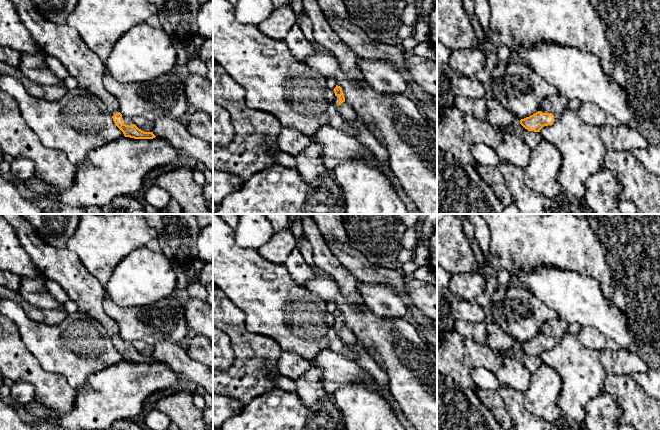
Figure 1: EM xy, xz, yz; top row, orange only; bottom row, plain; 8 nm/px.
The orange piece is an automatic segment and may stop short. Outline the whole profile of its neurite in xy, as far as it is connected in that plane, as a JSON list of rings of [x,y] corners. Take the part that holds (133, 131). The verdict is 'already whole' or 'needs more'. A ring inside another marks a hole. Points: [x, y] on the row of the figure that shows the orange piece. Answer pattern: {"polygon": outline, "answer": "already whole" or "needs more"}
{"polygon": [[[9,0],[15,7],[22,23],[33,39],[47,53],[56,57],[80,85],[98,96],[107,106],[115,125],[125,137],[134,139],[153,139],[153,132],[139,129],[131,118],[119,112],[117,99],[109,93],[103,84],[104,62],[86,47],[78,31],[67,24],[55,24],[37,11],[31,0]]], "answer": "needs more"}

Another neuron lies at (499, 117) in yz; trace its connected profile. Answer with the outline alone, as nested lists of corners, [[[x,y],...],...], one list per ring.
[[[494,98],[486,101],[487,121],[496,128],[507,128],[513,129],[520,124],[520,118],[515,116],[513,113],[505,109],[498,101]]]

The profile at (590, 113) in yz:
[[[581,102],[577,115],[584,123],[599,128],[604,125],[617,126],[619,124],[614,116],[594,103]]]

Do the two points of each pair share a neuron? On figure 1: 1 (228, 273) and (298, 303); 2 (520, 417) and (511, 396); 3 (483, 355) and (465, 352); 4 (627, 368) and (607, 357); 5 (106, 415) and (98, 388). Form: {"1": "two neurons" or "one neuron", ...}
{"1": "one neuron", "2": "one neuron", "3": "one neuron", "4": "one neuron", "5": "one neuron"}

